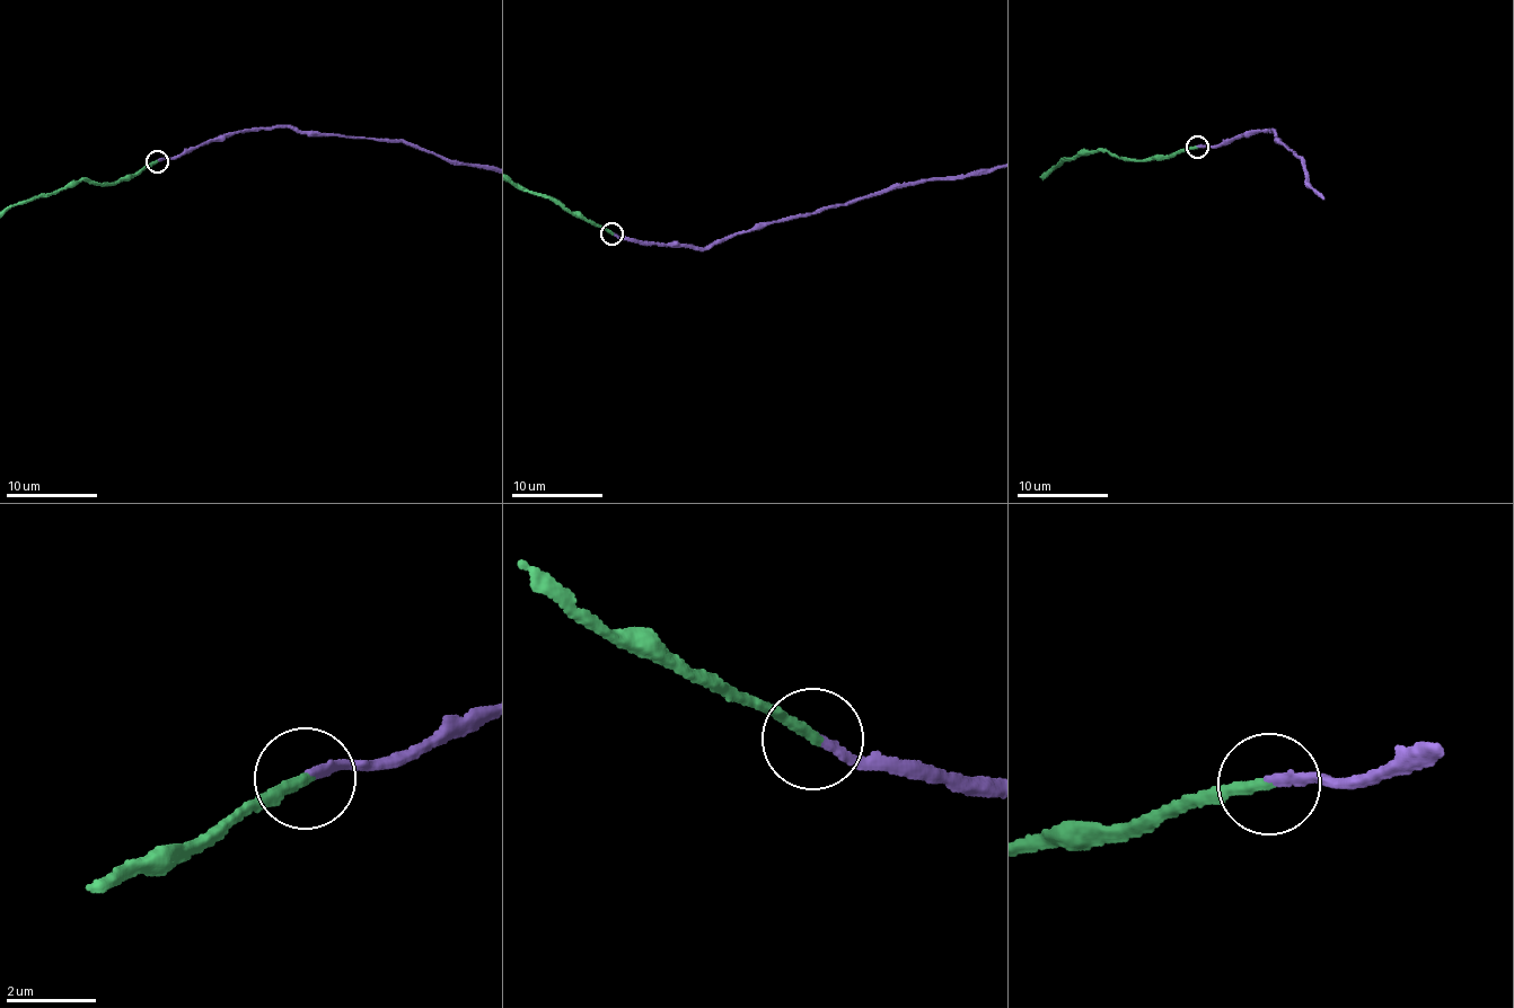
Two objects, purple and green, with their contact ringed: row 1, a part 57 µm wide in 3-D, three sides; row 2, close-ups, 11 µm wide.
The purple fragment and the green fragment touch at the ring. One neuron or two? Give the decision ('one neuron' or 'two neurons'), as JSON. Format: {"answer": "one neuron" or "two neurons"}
{"answer": "one neuron"}

